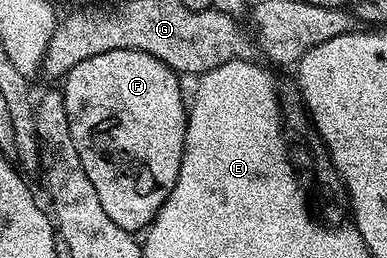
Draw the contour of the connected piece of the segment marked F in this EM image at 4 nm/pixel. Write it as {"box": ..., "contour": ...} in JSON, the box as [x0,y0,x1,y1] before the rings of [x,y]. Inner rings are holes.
{"box":[60,50,188,234],"contour":[[[108,50],[104,54],[96,54],[96,58],[84,58],[84,62],[72,66],[72,70],[67,72],[64,77],[66,85],[61,85],[60,88],[62,101],[68,110],[68,126],[72,126],[72,142],[76,142],[76,154],[80,154],[80,166],[84,166],[84,174],[88,174],[88,182],[92,182],[92,187],[100,198],[100,206],[104,206],[108,218],[112,218],[112,222],[116,222],[116,226],[120,226],[120,230],[131,234],[141,233],[150,227],[160,206],[164,206],[168,194],[172,194],[172,186],[176,186],[176,178],[180,174],[180,162],[184,154],[188,100],[187,97],[182,97],[182,84],[178,80],[181,80],[179,73],[152,54],[144,54],[140,50]]]}

